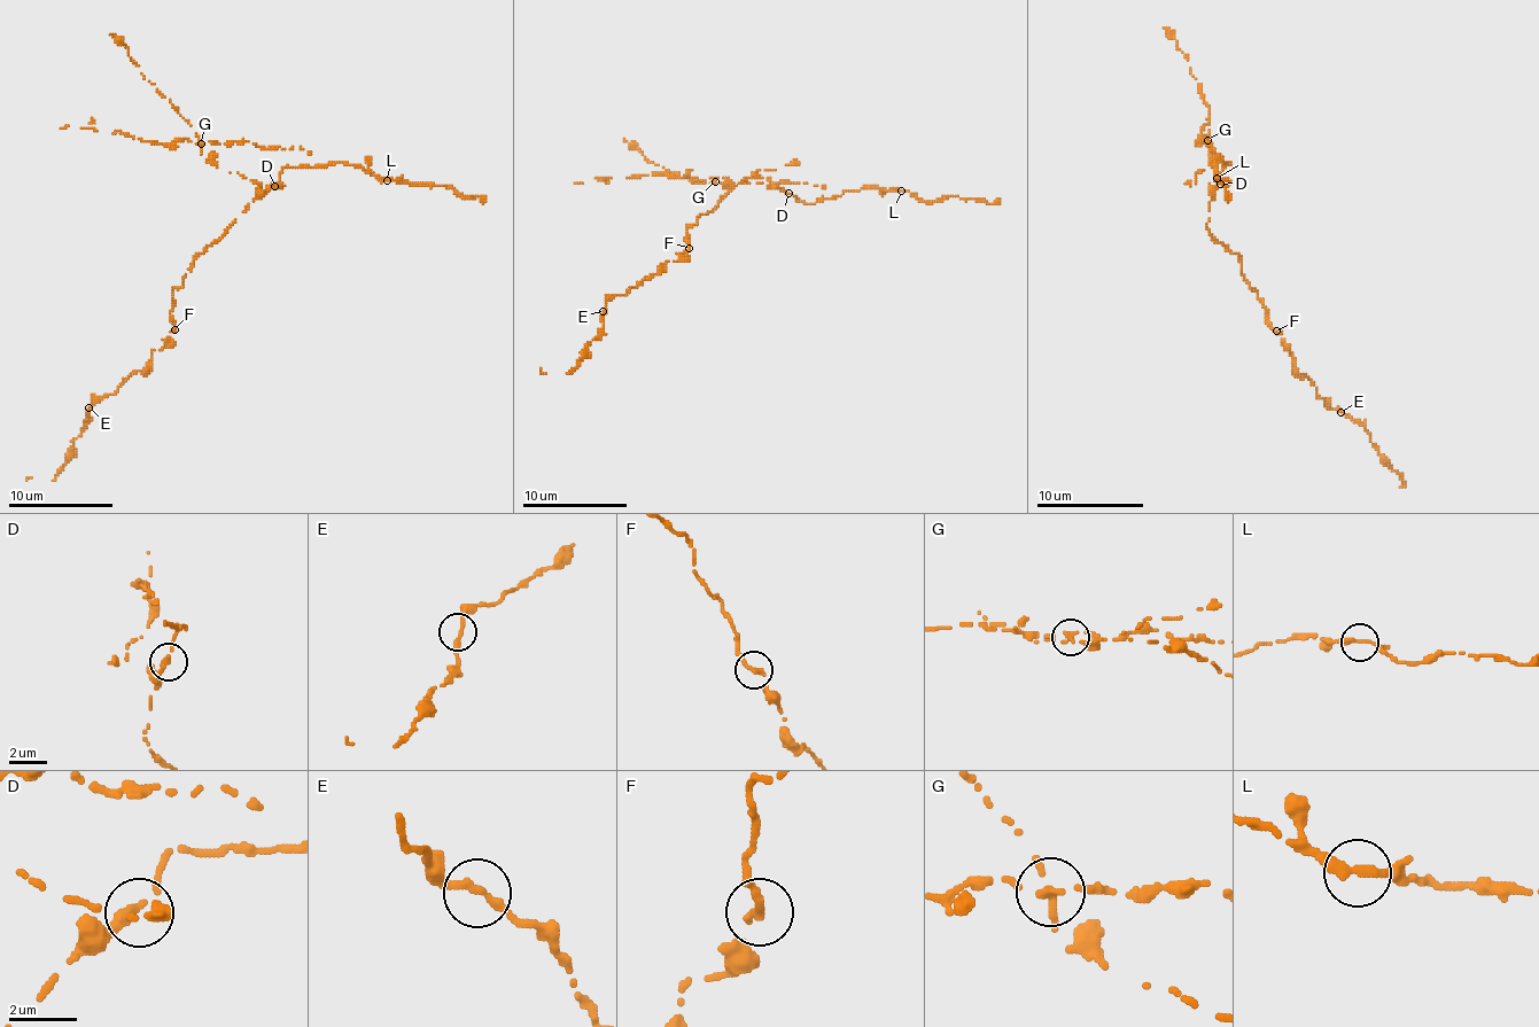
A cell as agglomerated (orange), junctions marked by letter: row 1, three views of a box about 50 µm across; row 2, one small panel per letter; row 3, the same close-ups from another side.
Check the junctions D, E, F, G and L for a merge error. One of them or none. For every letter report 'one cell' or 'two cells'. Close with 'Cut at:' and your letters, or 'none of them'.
D: one cell
E: one cell
F: one cell
G: two cells
L: one cell
Cut at: G

